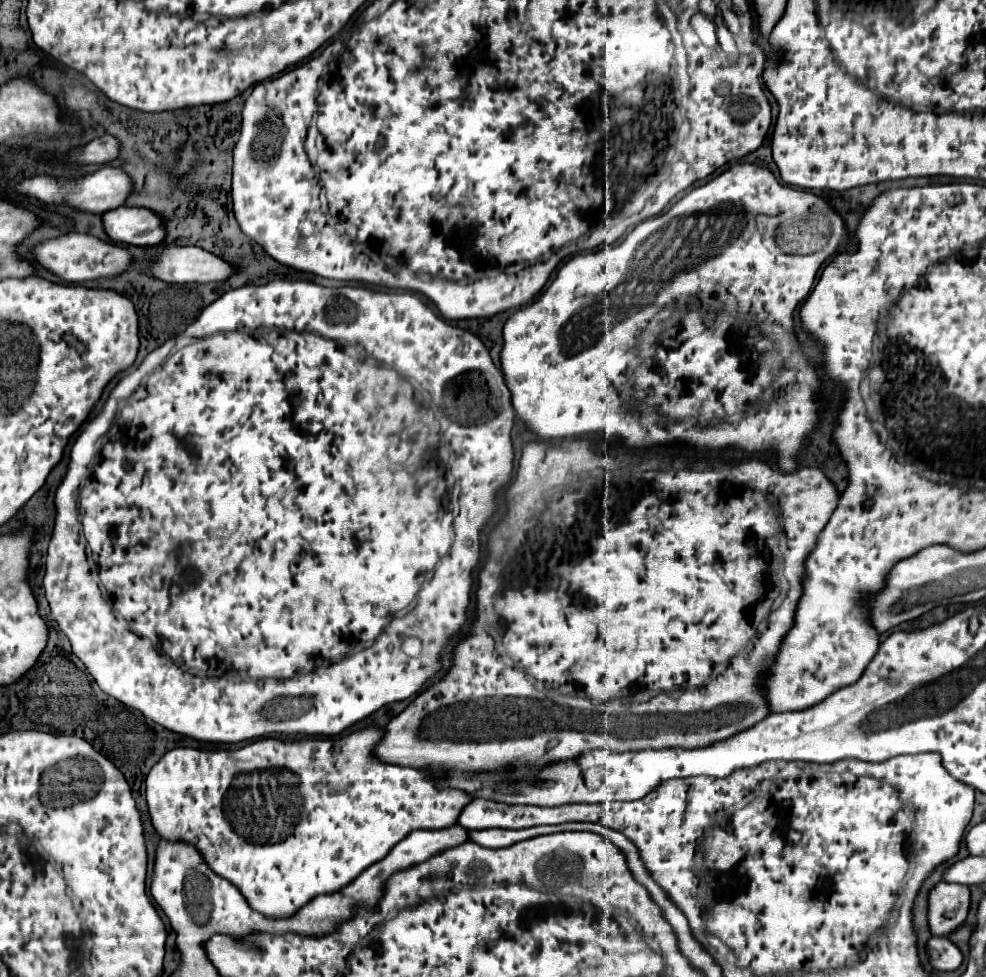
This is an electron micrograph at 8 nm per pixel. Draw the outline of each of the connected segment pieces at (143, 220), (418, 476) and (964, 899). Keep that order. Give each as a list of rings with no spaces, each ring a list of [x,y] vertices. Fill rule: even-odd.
[[[120,206],[102,214],[106,234],[128,246],[156,246],[164,238],[164,226],[160,226],[160,216],[144,208]]]
[[[272,280],[268,284],[247,284],[242,288],[230,290],[222,294],[212,304],[212,308],[204,308],[200,318],[194,324],[190,324],[185,332],[168,338],[160,348],[152,350],[136,370],[124,374],[124,378],[110,392],[104,408],[85,424],[78,440],[74,443],[70,453],[68,472],[66,472],[62,484],[58,486],[56,498],[54,498],[56,520],[54,520],[52,538],[50,538],[50,544],[48,544],[48,556],[46,556],[44,588],[46,588],[46,600],[48,600],[50,610],[52,610],[52,618],[56,620],[60,630],[68,636],[68,640],[72,644],[72,652],[84,662],[86,670],[94,676],[96,684],[102,688],[104,694],[116,698],[118,702],[122,702],[124,706],[128,706],[132,710],[138,710],[144,718],[164,726],[170,732],[184,734],[184,736],[190,736],[190,738],[196,738],[196,740],[202,740],[202,742],[224,742],[224,744],[234,744],[234,742],[244,742],[244,740],[254,740],[254,738],[268,738],[268,736],[278,736],[278,734],[280,736],[290,736],[290,738],[292,736],[294,738],[302,738],[302,736],[338,736],[346,728],[354,726],[356,722],[360,722],[360,720],[368,718],[370,714],[374,714],[376,710],[380,710],[382,706],[386,706],[390,702],[406,700],[412,694],[420,692],[430,680],[434,680],[440,674],[440,670],[442,670],[442,656],[440,656],[442,650],[438,654],[434,650],[432,652],[424,650],[420,658],[410,658],[402,650],[401,645],[404,640],[401,641],[401,638],[420,638],[422,644],[434,642],[434,646],[442,646],[442,644],[446,644],[446,636],[454,638],[454,636],[460,636],[467,630],[464,628],[469,625],[470,613],[468,612],[470,610],[472,588],[474,588],[476,582],[476,568],[478,568],[478,562],[480,562],[480,532],[490,522],[492,514],[496,512],[498,490],[504,488],[511,481],[514,471],[514,450],[512,440],[510,440],[512,424],[514,424],[514,408],[512,408],[512,402],[510,402],[510,392],[504,384],[502,372],[494,366],[494,362],[488,354],[488,348],[472,332],[450,326],[446,320],[442,320],[440,315],[433,308],[430,308],[430,305],[420,295],[414,292],[374,290],[374,288],[363,285],[326,288],[326,286],[314,282],[300,282],[300,280]],[[358,344],[364,346],[364,350],[372,356],[368,356],[362,348],[358,348]],[[392,474],[394,474],[396,482],[400,482],[400,484],[404,484],[404,480],[406,480],[404,476],[408,476],[408,482],[412,482],[412,484],[406,482],[406,486],[404,486],[404,490],[408,490],[408,494],[404,494],[404,490],[400,490],[400,486],[396,486]],[[87,547],[90,548],[92,560],[94,560],[92,568],[90,568],[88,556],[86,556]],[[360,634],[362,634],[362,646],[364,646],[364,642],[376,641],[371,647],[354,654],[358,644],[360,644]],[[346,656],[348,656],[348,660],[344,660],[346,662],[346,680],[332,680],[330,674],[324,676],[324,670],[330,670],[328,666],[332,666],[336,660],[342,660]],[[228,670],[232,670],[234,678],[222,678],[222,676],[226,676]],[[272,704],[276,704],[276,708],[278,708],[278,712],[274,712],[274,714],[278,714],[278,718],[268,712],[268,708]]]
[[[938,882],[928,892],[928,926],[934,936],[946,936],[958,928],[968,914],[970,890],[962,884]]]

